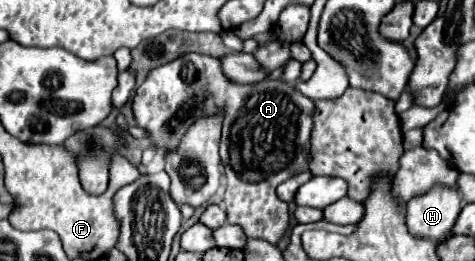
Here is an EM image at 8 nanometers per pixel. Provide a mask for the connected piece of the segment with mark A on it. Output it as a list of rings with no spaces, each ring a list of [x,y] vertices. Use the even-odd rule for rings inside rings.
[[[184,55],[148,75],[146,83],[136,89],[132,111],[136,125],[148,133],[150,143],[162,153],[176,151],[194,121],[224,111],[220,159],[228,179],[224,195],[228,223],[240,225],[248,237],[264,239],[272,245],[280,243],[288,231],[290,213],[288,203],[278,199],[276,187],[292,175],[308,171],[312,161],[312,99],[304,97],[294,85],[282,79],[236,85],[224,75],[220,59]]]

